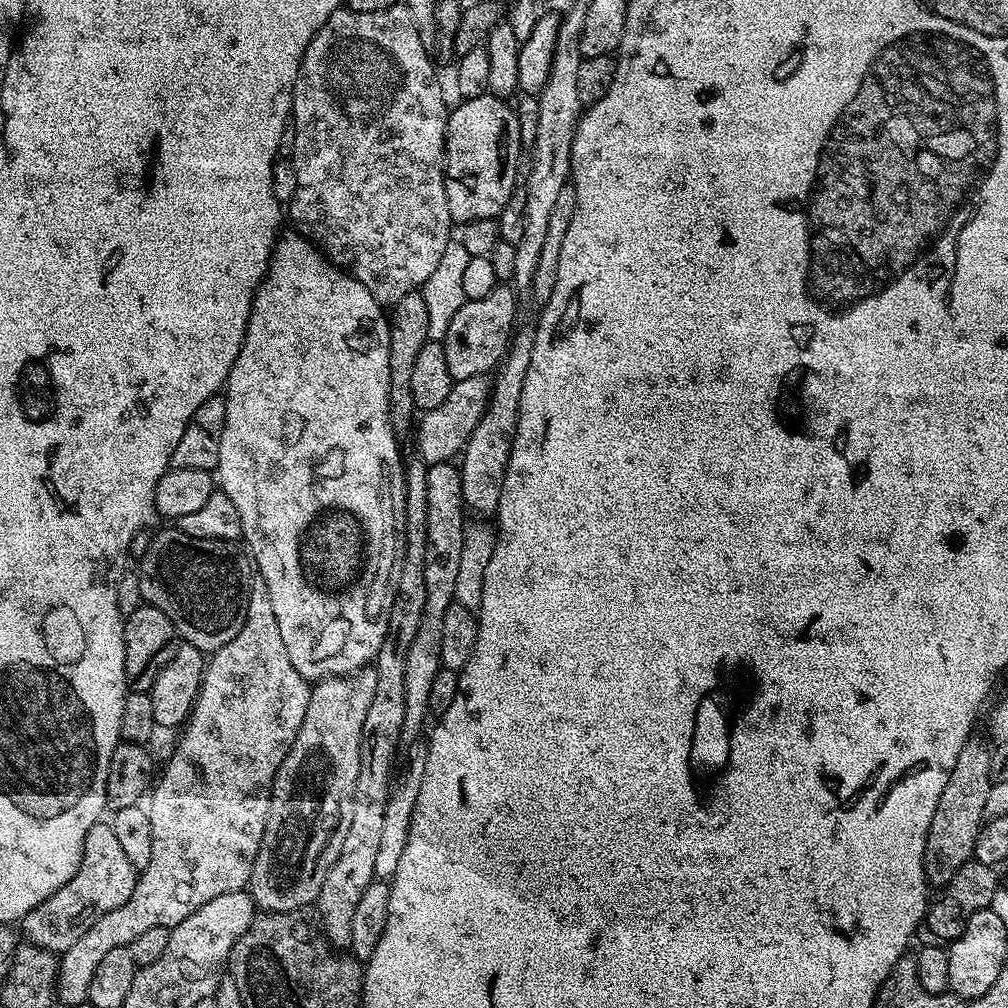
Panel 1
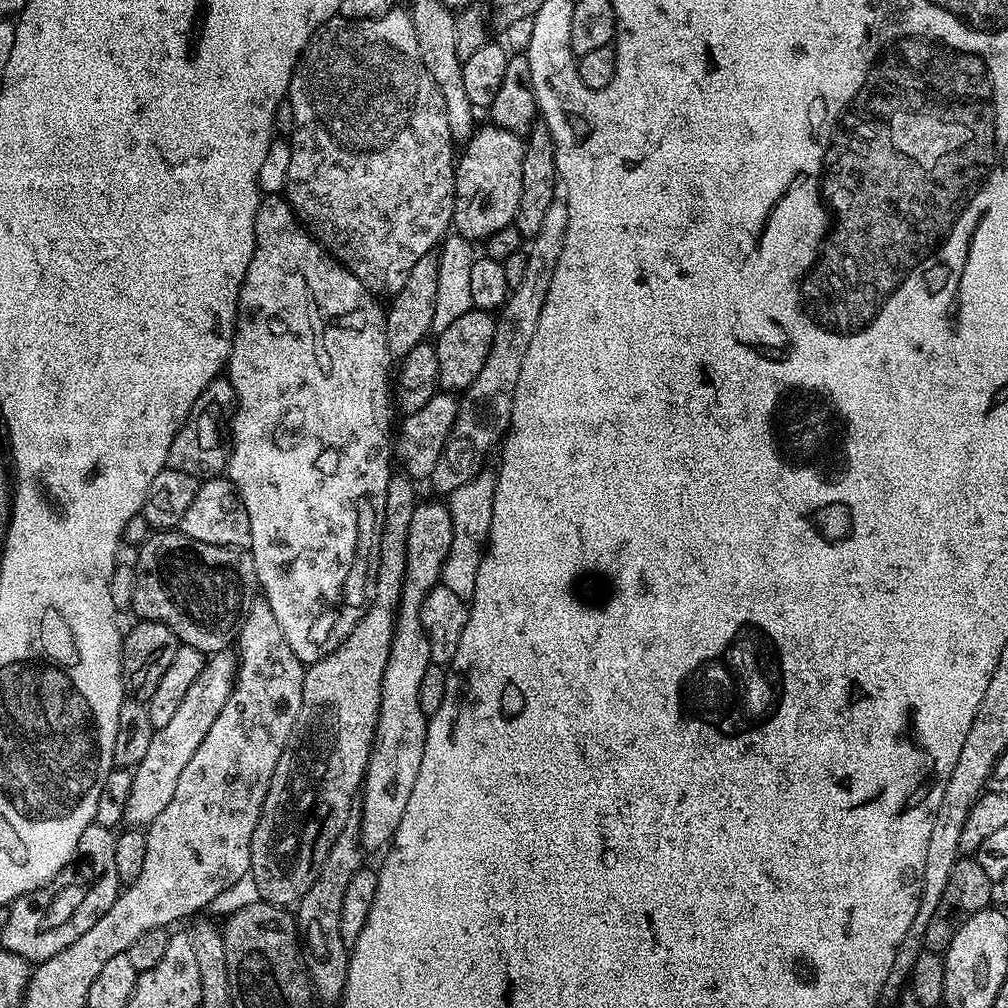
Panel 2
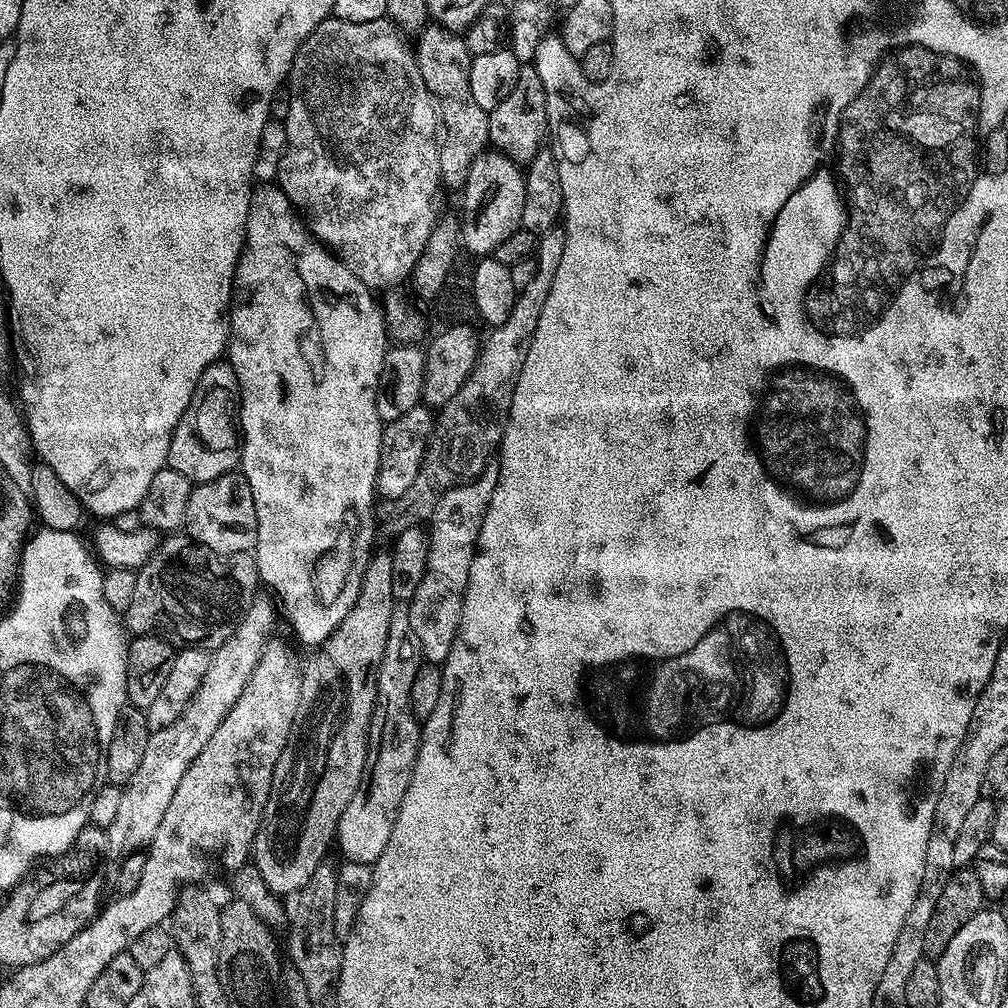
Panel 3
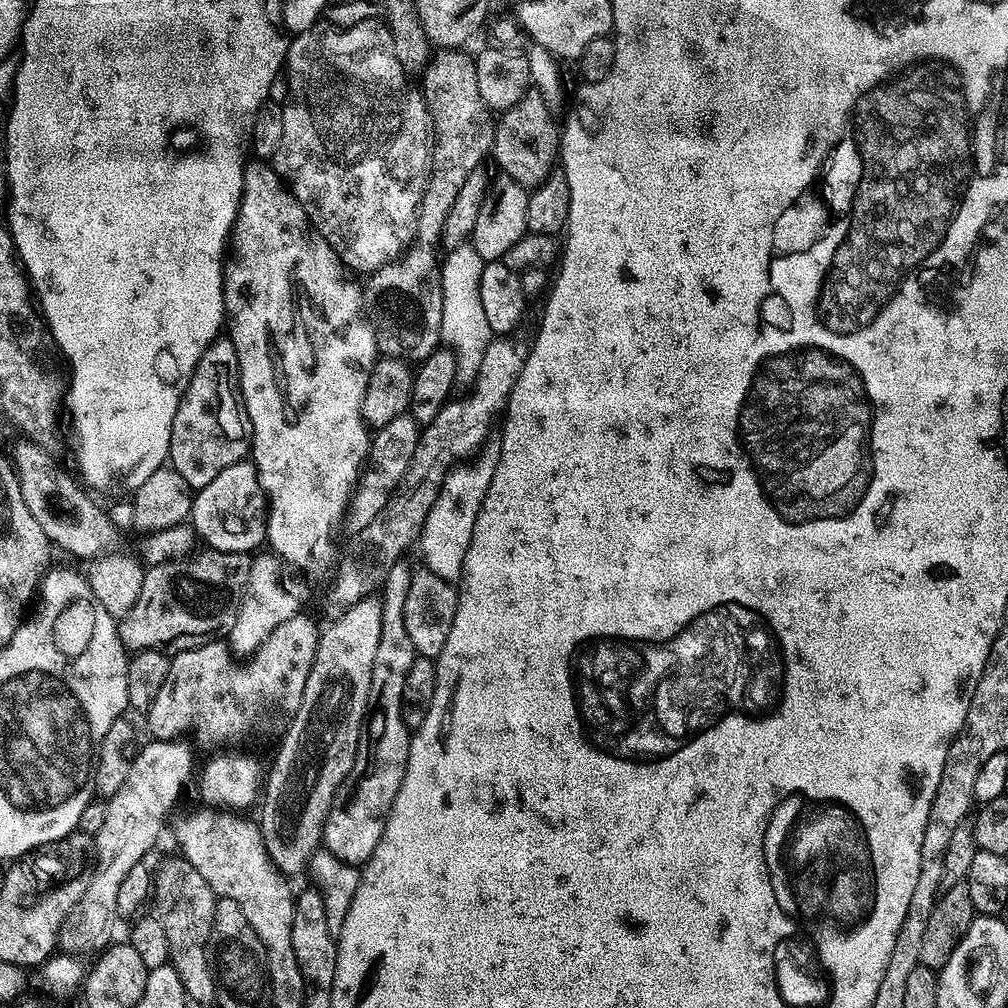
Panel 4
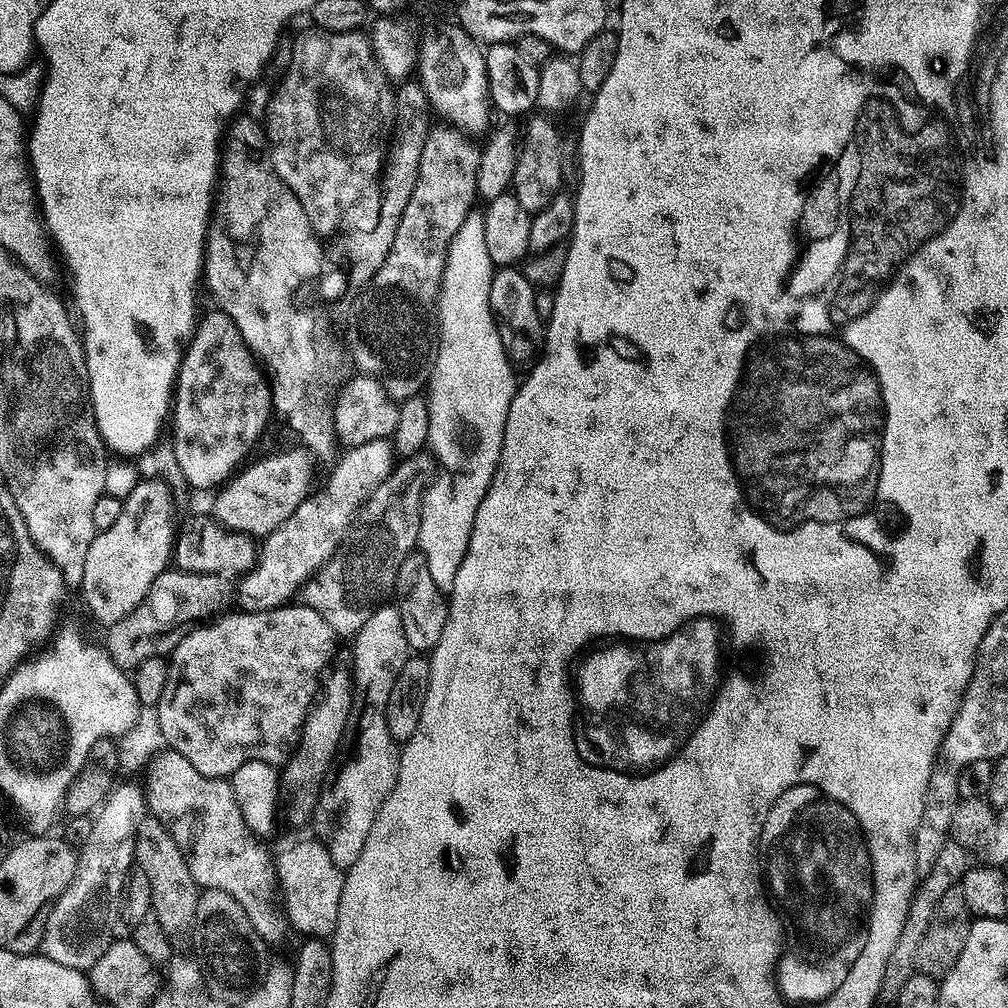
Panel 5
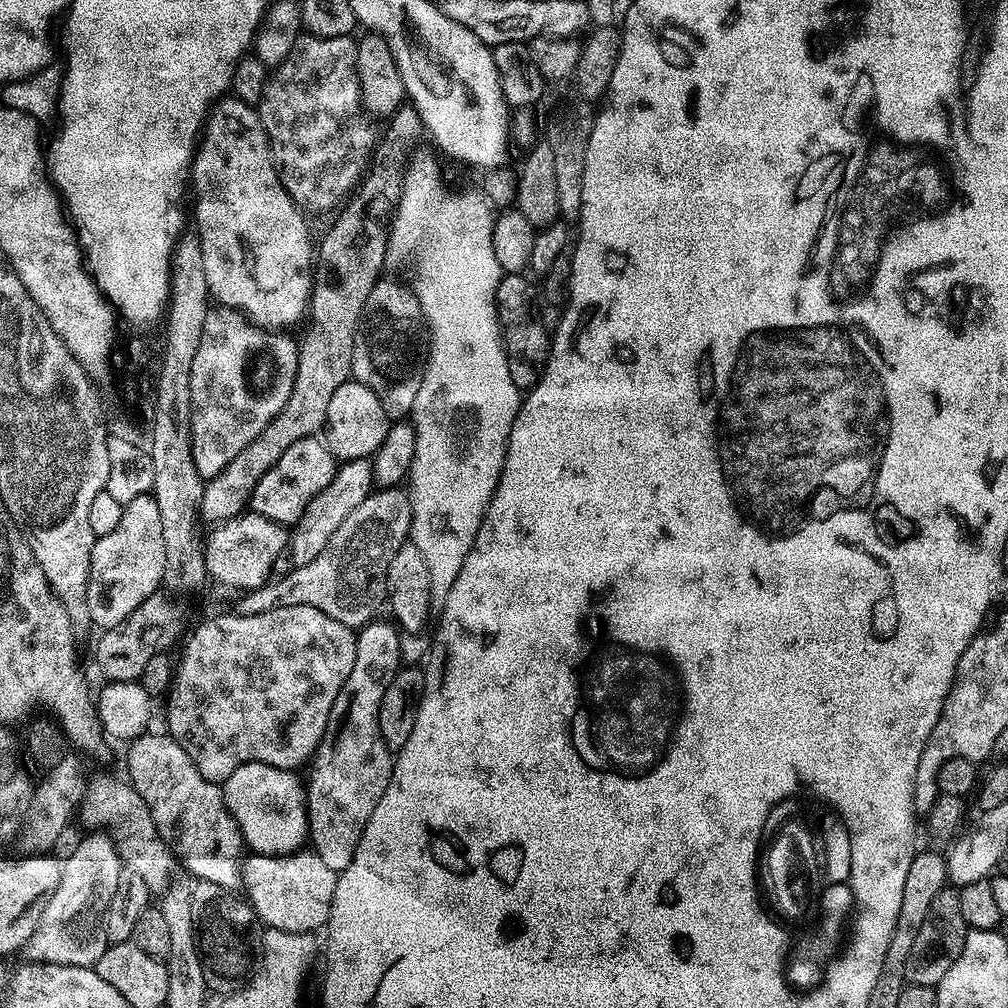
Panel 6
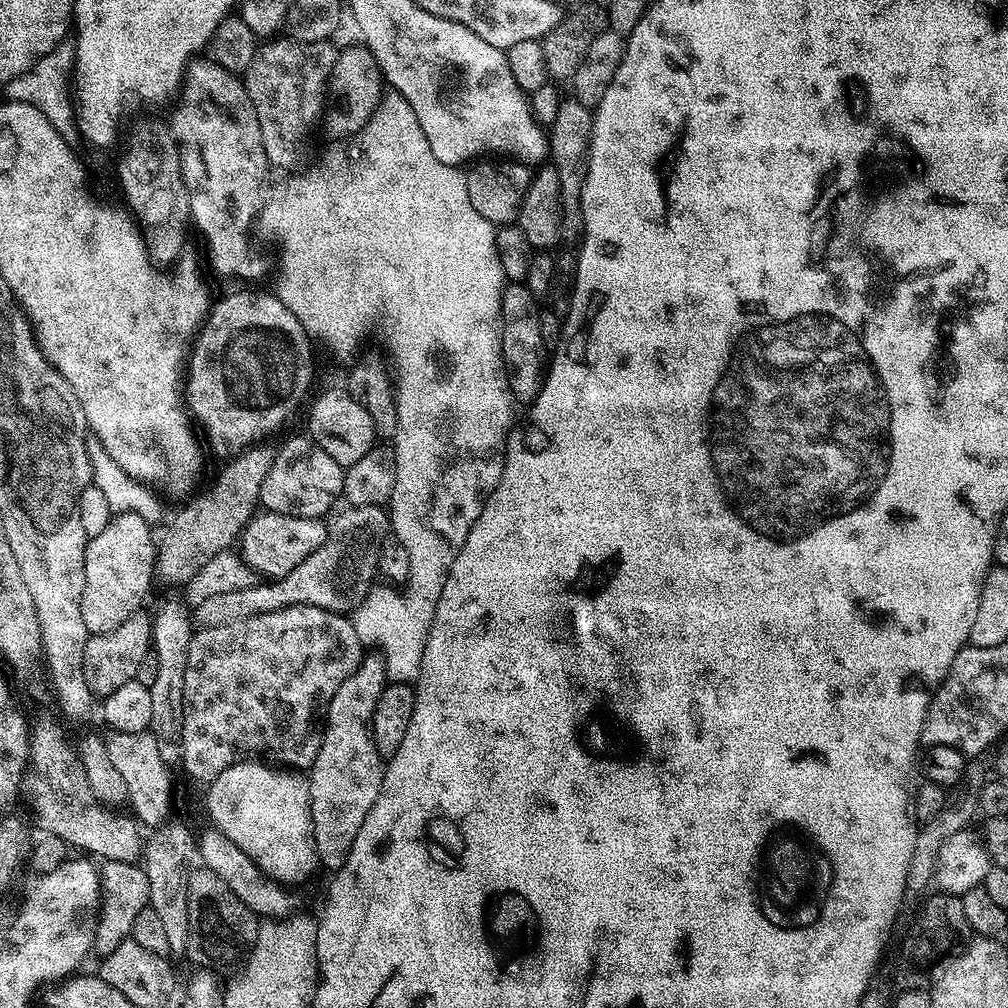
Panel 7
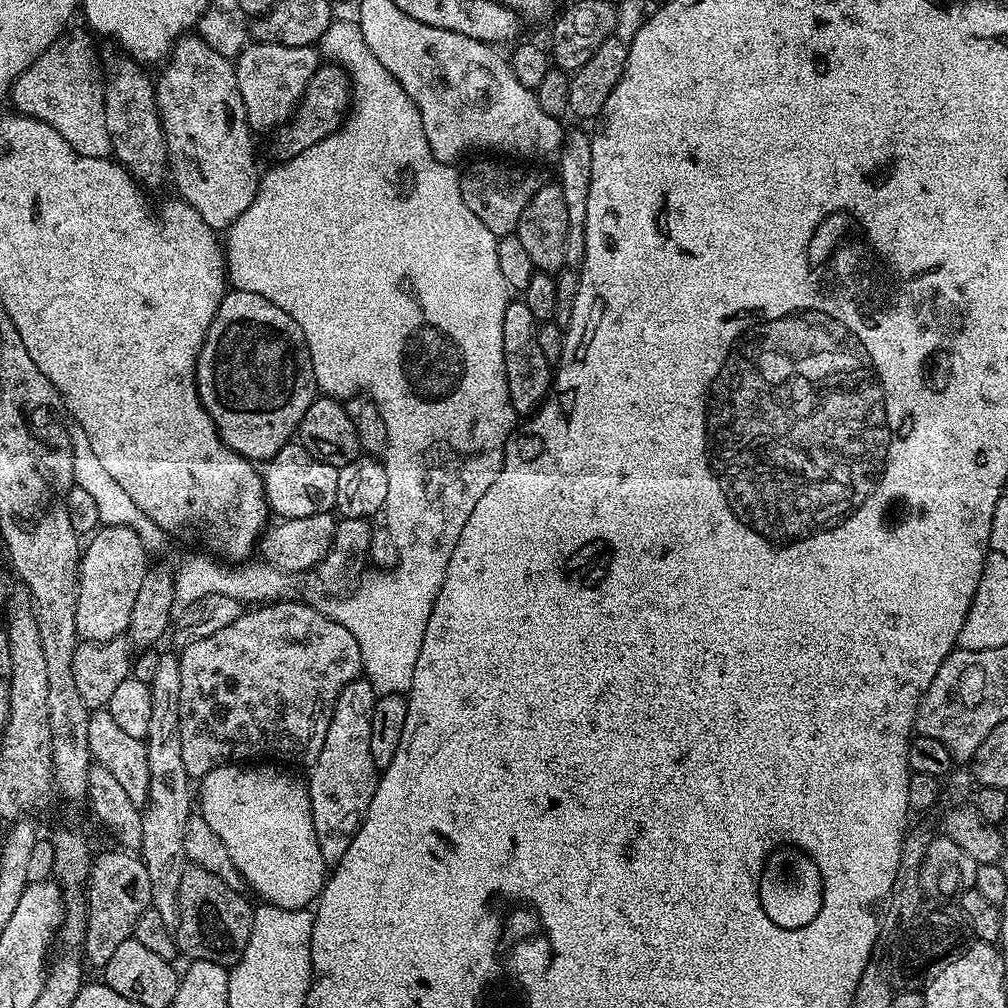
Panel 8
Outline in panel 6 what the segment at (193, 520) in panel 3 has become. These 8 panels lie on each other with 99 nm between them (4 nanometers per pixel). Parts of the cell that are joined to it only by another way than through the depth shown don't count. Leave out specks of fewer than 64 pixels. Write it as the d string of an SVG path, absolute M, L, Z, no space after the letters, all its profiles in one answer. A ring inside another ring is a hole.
M307 436L294 442L294 446L290 446L286 454L282 454L282 458L278 458L278 462L274 462L274 466L256 481L250 501L251 511L285 526L295 525L313 498L330 486L337 467L338 461L323 439Z

